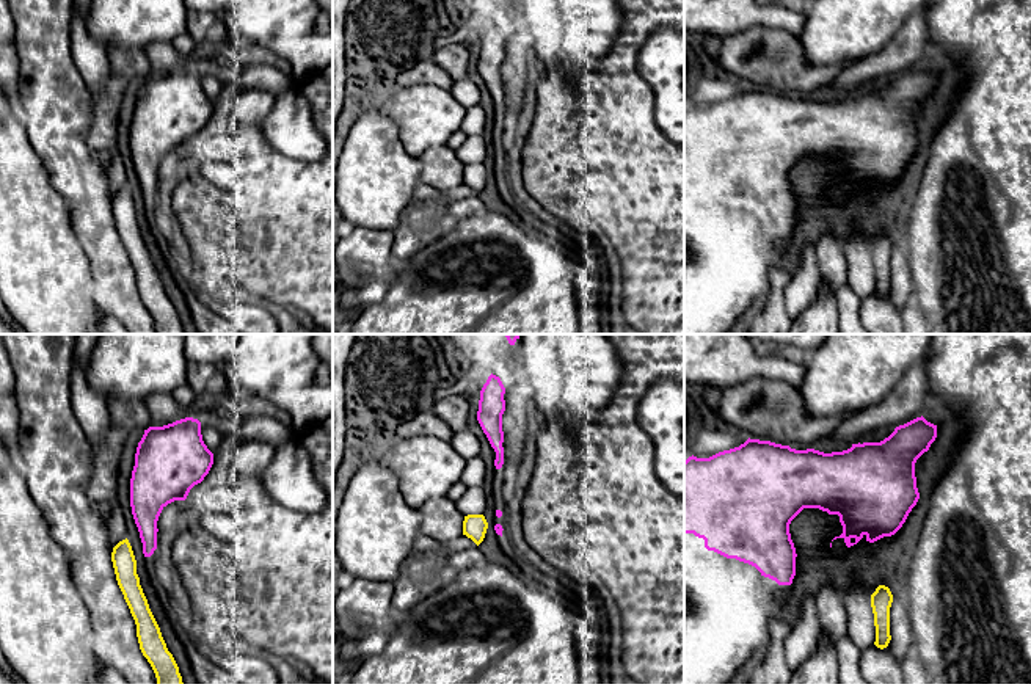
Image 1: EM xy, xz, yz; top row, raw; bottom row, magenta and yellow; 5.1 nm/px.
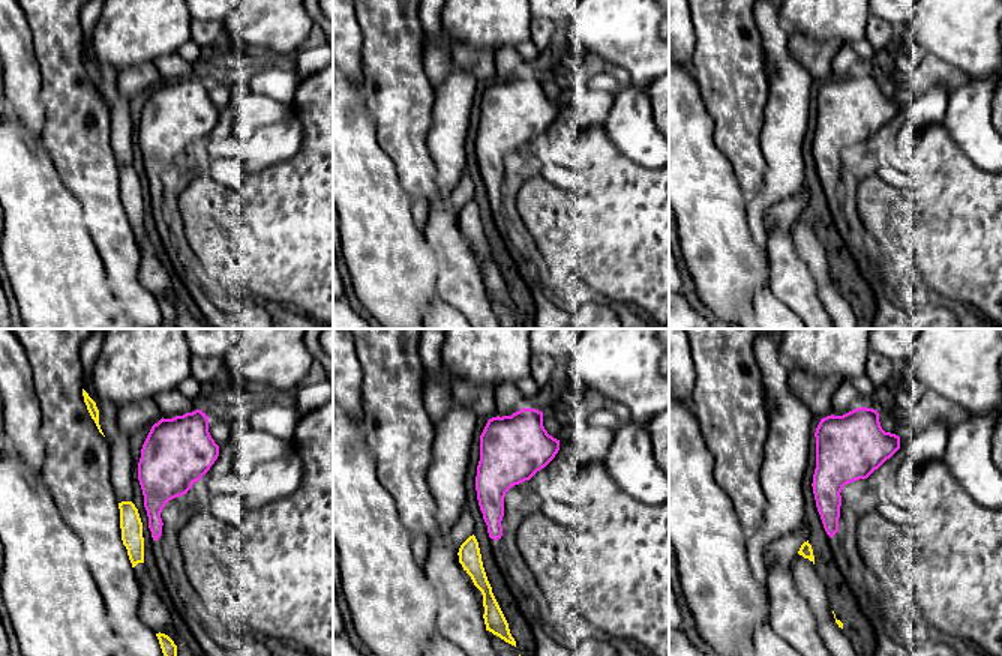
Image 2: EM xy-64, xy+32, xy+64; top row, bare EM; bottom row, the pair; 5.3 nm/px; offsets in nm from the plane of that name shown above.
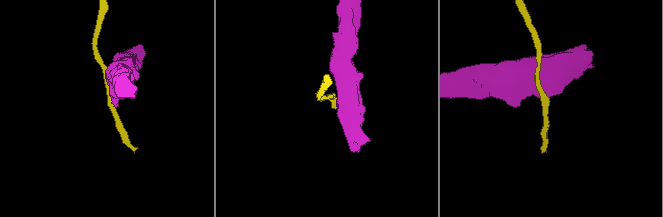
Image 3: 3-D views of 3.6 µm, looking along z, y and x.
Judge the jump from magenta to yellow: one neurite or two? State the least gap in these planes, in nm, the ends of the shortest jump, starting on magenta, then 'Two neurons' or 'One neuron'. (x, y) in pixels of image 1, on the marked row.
Distance 40 nm. Across: xz (495, 526), (487, 526). Two neurons

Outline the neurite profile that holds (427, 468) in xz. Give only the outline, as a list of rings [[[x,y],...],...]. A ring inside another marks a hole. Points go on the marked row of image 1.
[[[435,435],[397,439],[386,464],[397,475],[408,507],[419,510],[430,499],[446,497],[461,482],[466,458]]]

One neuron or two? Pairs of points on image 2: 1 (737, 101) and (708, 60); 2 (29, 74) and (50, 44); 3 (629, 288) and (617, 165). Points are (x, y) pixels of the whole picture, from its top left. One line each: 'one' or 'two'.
1: one
2: two
3: one

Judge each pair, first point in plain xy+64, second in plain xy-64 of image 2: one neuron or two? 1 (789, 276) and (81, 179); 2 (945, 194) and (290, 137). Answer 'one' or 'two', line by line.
1: one
2: two

